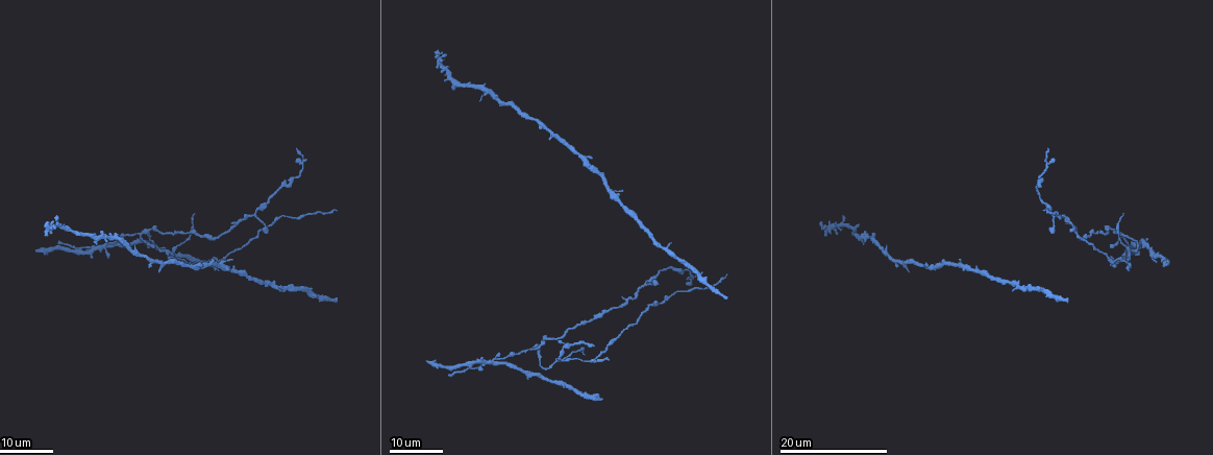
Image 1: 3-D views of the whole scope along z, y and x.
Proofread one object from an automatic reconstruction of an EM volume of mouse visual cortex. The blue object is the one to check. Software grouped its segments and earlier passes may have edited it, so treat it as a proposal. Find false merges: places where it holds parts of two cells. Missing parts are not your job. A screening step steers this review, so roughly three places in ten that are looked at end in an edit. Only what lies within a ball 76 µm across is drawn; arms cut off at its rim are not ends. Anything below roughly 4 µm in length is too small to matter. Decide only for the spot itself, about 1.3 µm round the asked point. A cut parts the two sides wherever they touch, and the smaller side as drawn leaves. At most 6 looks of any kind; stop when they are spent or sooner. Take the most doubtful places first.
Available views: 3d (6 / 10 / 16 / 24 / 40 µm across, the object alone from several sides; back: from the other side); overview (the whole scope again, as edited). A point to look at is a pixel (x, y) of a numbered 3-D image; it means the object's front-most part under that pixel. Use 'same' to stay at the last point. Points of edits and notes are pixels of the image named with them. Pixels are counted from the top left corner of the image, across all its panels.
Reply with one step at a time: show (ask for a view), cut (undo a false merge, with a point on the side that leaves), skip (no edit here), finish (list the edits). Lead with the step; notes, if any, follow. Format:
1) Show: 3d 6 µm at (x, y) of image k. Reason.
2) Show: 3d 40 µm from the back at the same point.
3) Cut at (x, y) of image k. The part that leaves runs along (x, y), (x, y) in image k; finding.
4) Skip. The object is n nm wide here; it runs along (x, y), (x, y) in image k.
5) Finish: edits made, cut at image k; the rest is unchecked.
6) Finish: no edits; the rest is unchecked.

Show: 3d 16 µm at (111, 245) of image 1.

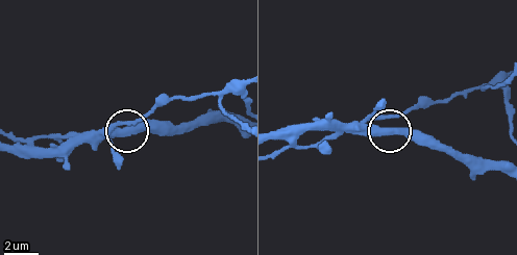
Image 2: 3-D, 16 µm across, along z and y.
Show: 3d 10 µm at (385, 130) of image 2. Zoom in.

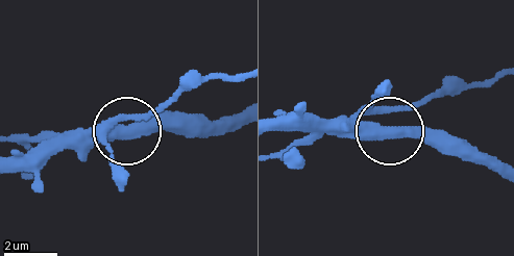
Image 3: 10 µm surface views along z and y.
Show: 3d 10 µm from the back at (128, 134) of image 3.

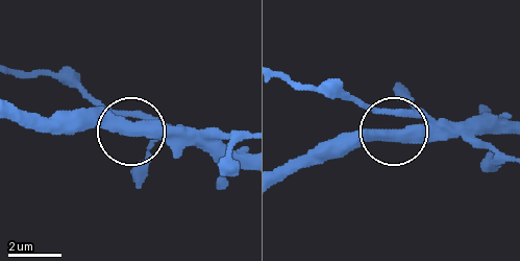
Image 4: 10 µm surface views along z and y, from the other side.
Skip. The object is 460 nm wide here; one cell here.

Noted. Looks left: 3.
Show: 3d 16 µm at (145, 234) of image 1. Four arms meet.

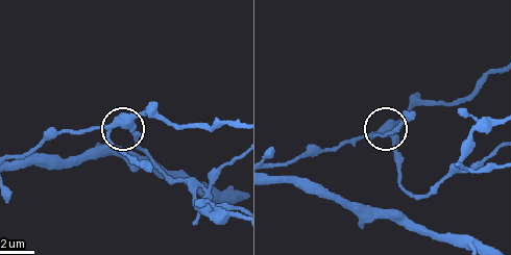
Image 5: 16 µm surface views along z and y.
Show: 3d 6 µm at the same point.

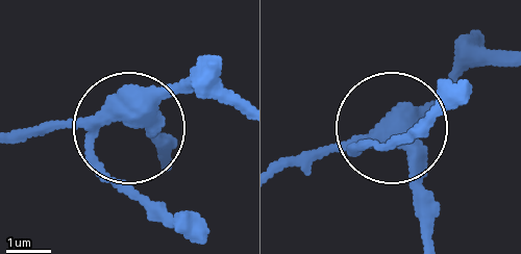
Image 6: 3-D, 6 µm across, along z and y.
Skip. 4 arms meet here; one cell here.

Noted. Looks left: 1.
Finish: no edits; the rest is unchecked.

